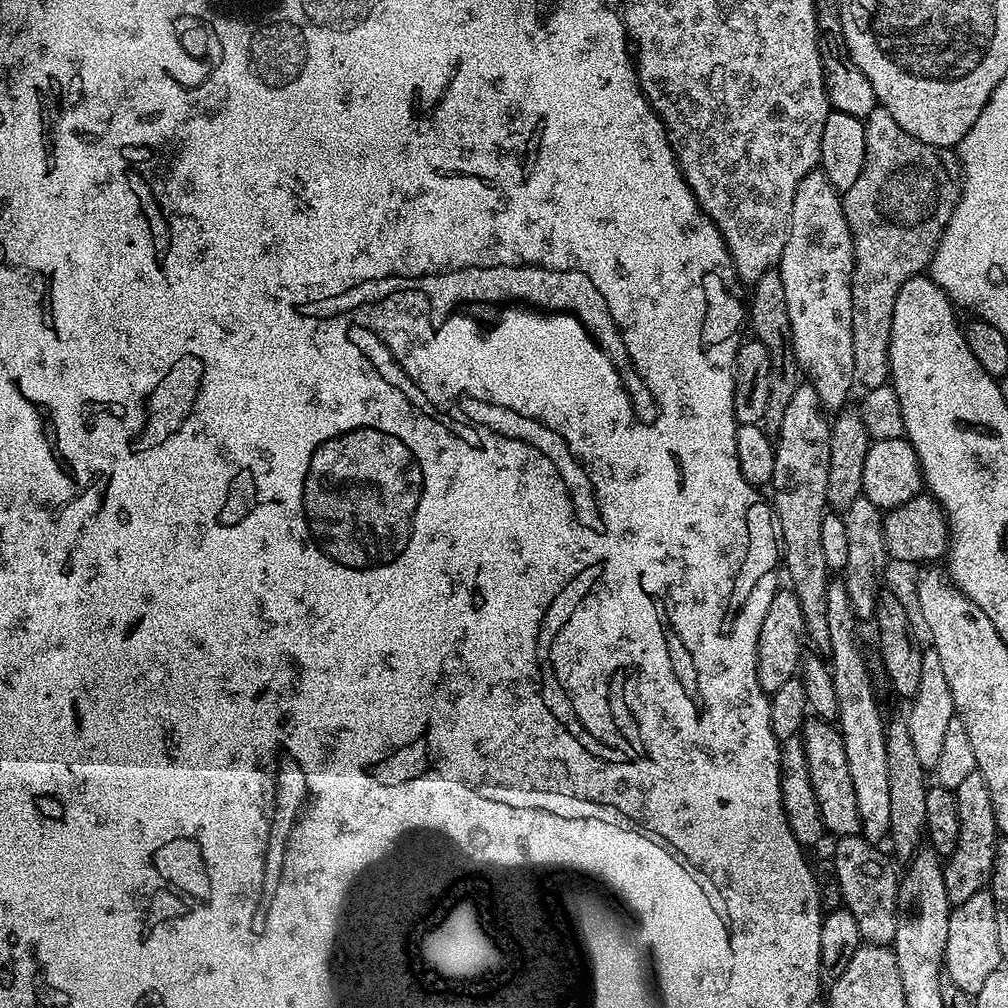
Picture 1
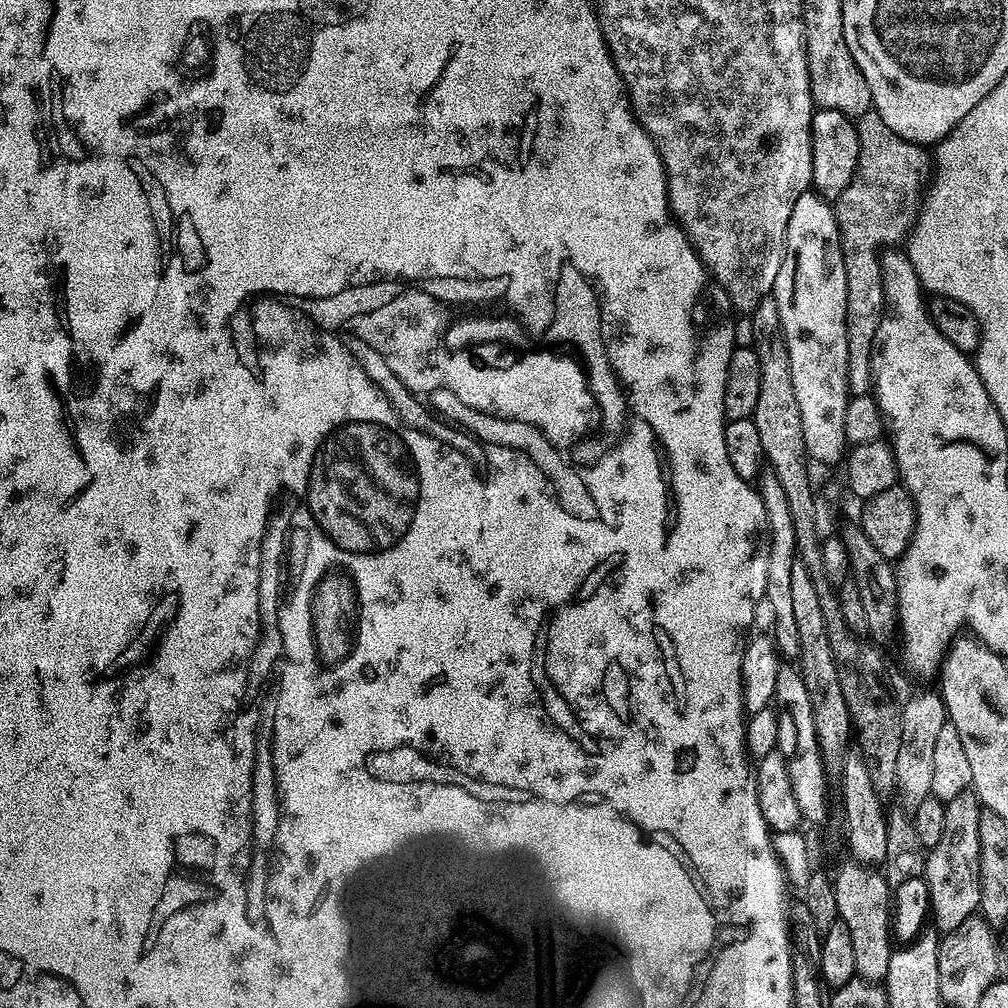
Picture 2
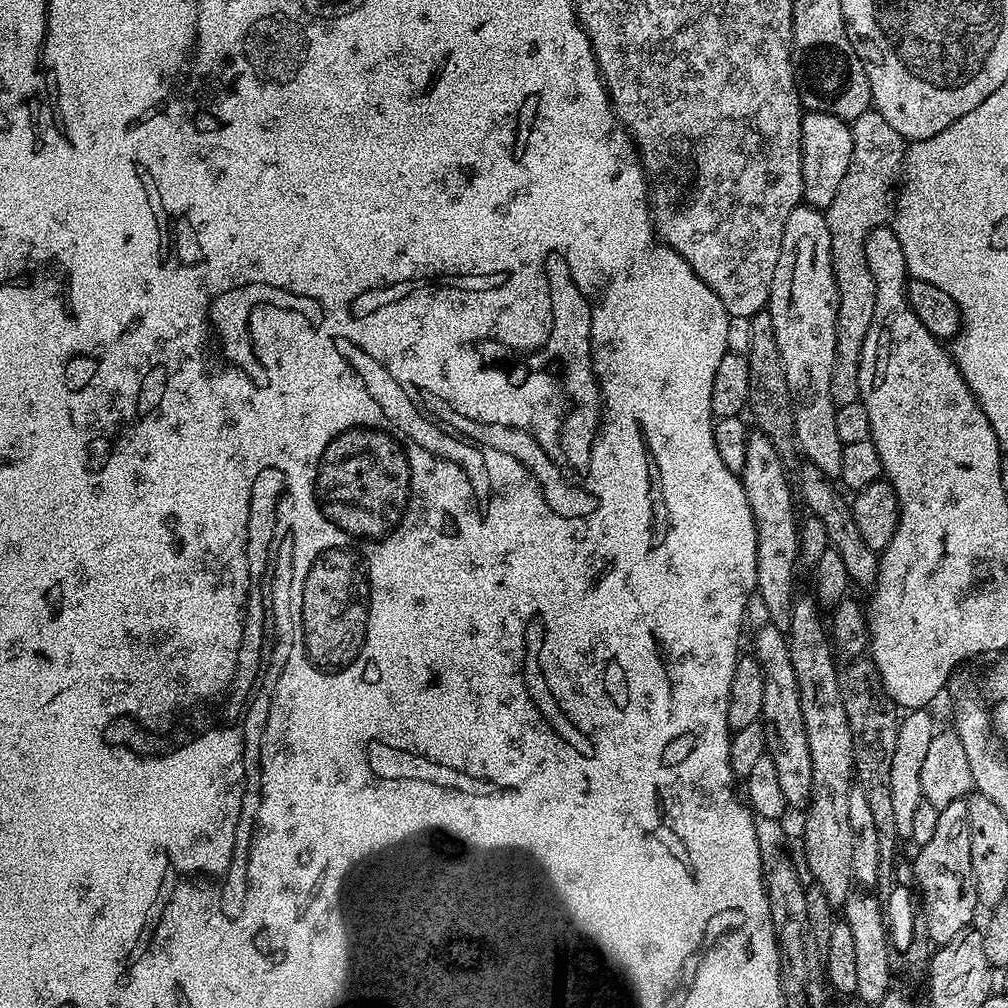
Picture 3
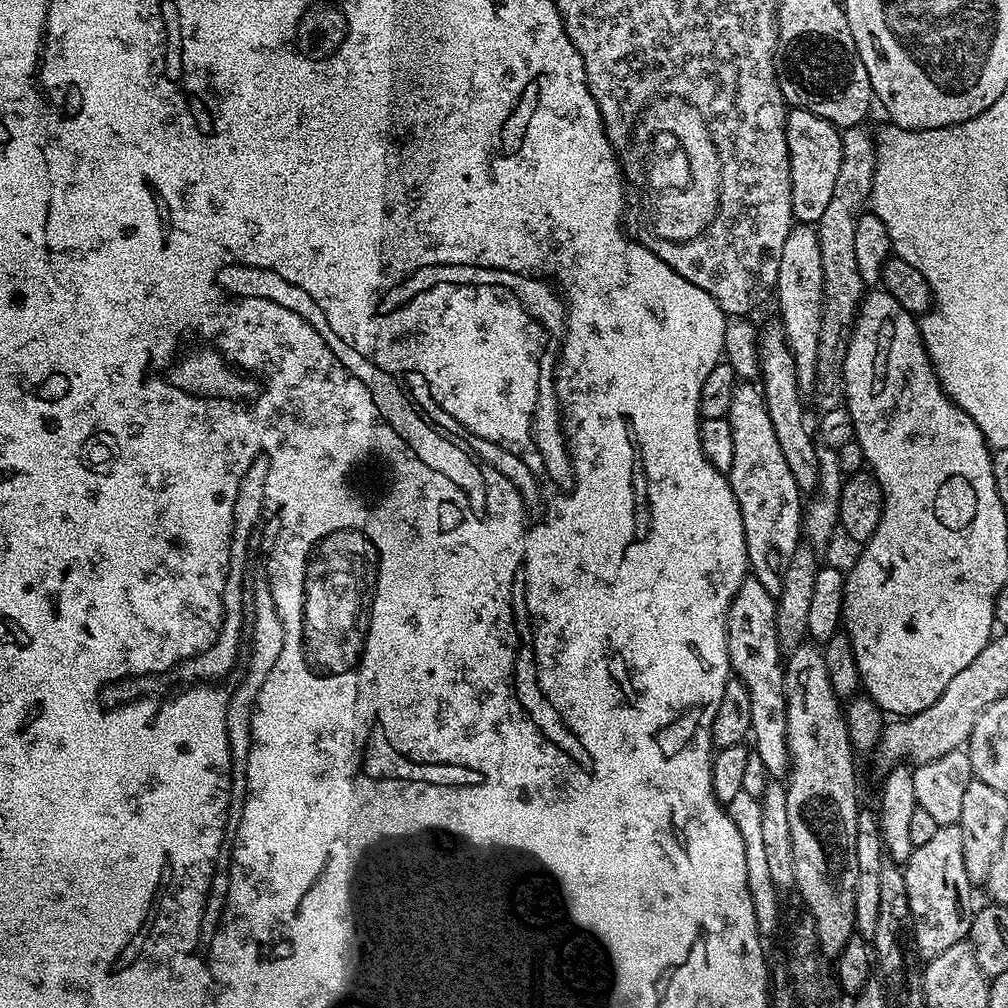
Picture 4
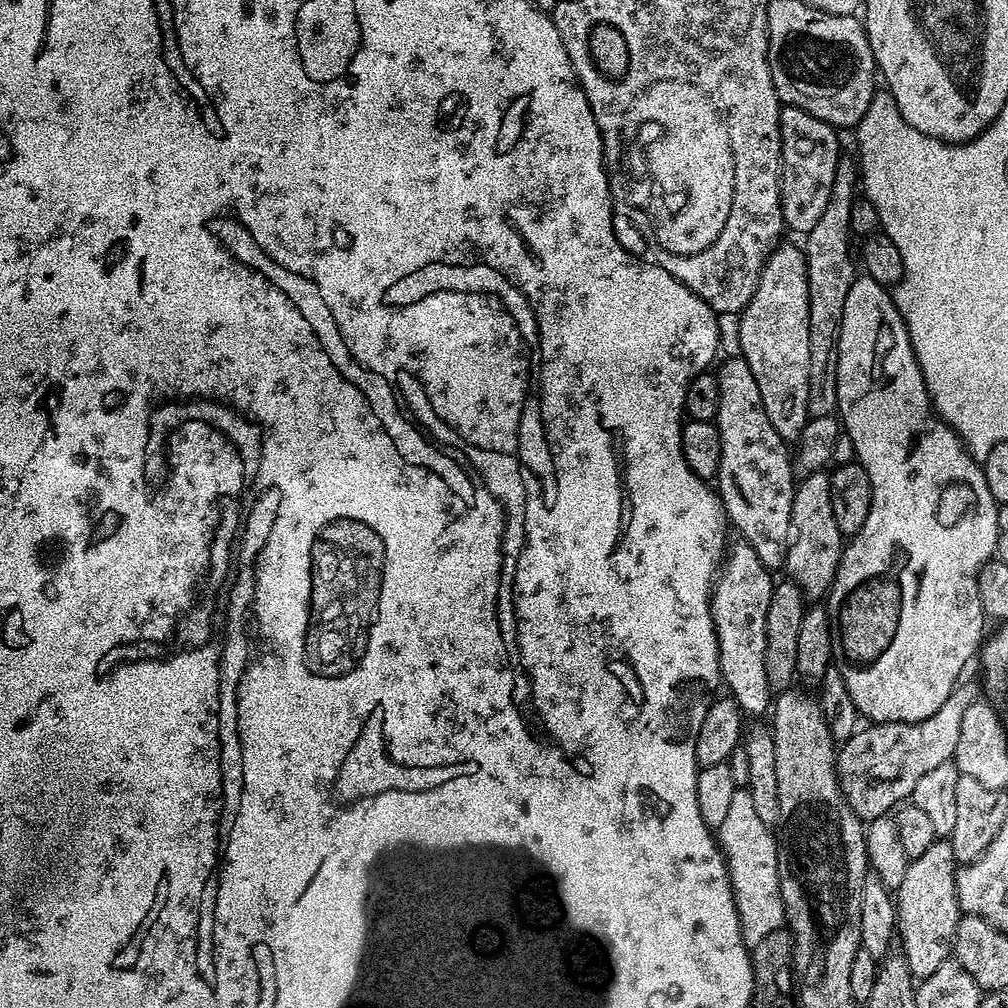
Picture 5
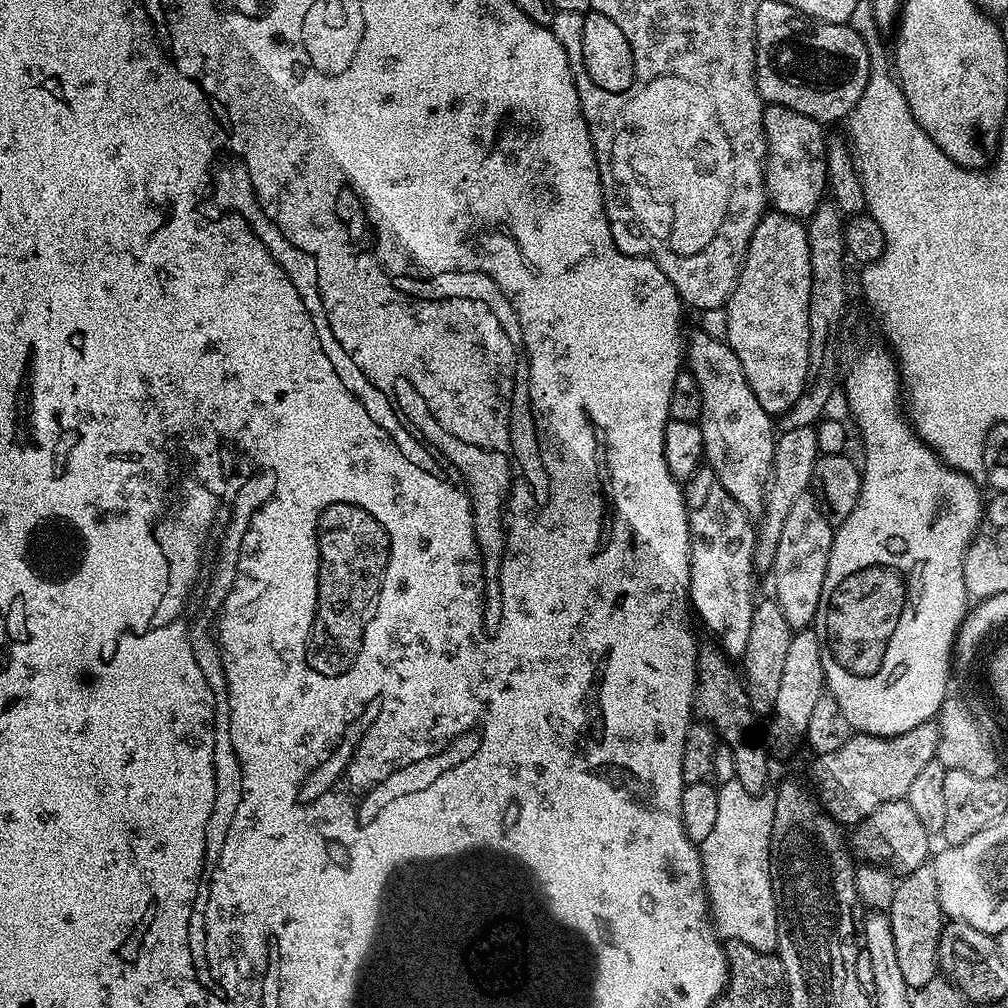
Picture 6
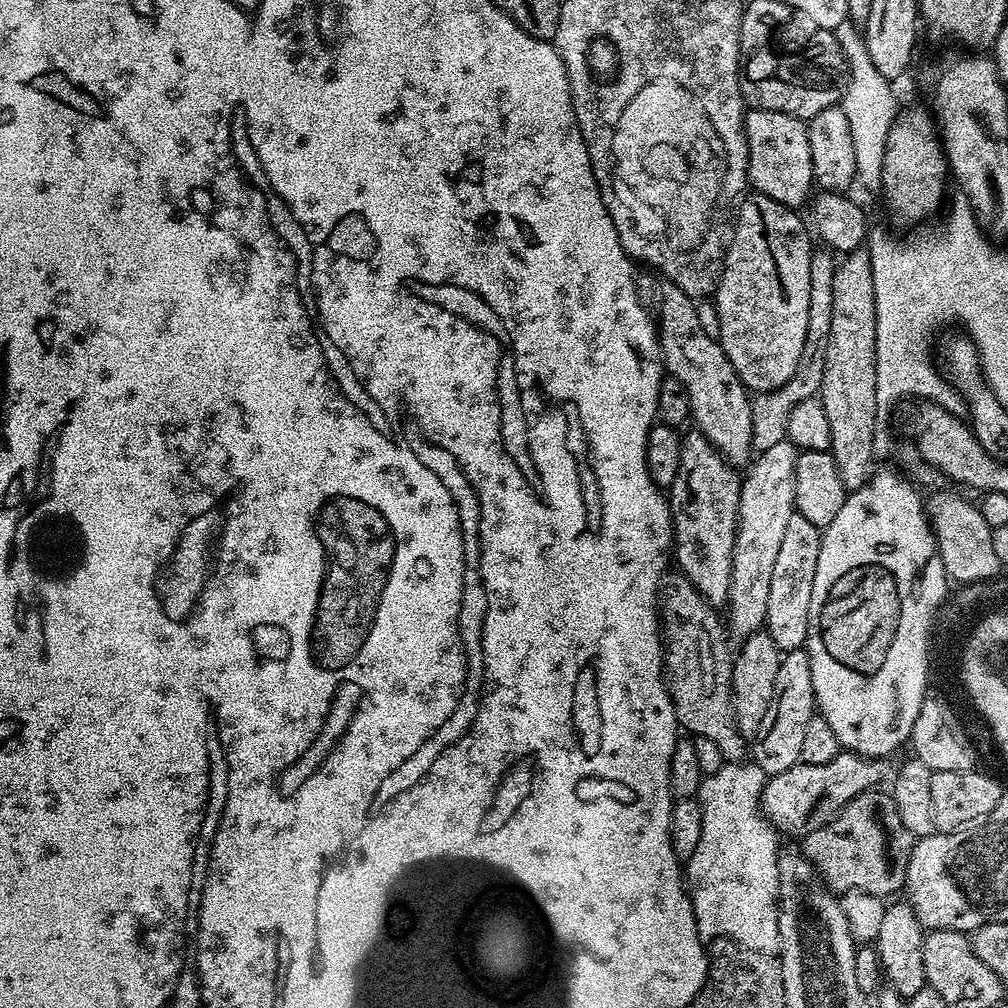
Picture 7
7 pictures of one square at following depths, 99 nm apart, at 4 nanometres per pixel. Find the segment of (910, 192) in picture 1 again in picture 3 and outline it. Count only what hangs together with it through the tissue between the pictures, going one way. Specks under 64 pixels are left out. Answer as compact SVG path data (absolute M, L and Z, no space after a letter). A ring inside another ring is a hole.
M875 110L858 114L858 118L850 123L854 138L850 167L846 169L846 178L842 178L842 186L838 186L838 194L834 194L834 202L830 202L824 212L826 226L830 226L830 254L838 286L838 322L834 330L836 361L834 378L830 380L830 396L837 408L860 399L858 366L862 358L862 342L866 342L866 330L870 330L870 318L874 318L876 297L874 274L870 274L866 262L866 238L870 230L889 223L894 185L902 176L906 147L904 137Z

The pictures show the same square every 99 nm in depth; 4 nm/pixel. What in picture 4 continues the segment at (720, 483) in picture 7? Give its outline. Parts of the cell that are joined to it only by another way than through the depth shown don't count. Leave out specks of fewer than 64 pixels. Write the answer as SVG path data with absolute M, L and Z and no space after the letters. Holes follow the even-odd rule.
M745 578L728 607L728 667L750 694L751 743L769 777L780 782L791 768L786 734L785 657L780 650L776 629L776 597L762 587L762 582Z

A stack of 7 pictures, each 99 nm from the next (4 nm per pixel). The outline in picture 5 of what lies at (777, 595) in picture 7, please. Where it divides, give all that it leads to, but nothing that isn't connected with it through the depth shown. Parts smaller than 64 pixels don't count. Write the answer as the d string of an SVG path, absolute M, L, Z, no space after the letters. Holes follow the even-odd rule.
M824 470L807 473L797 483L794 502L790 506L788 553L784 559L787 579L799 586L805 601L820 602L827 597L828 591L832 589L845 543L846 537L834 518L831 475Z

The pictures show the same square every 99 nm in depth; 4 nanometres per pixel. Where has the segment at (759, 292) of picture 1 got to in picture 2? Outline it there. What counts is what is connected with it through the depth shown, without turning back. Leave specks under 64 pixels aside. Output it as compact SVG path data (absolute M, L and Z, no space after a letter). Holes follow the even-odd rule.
M771 294L764 296L750 314L752 320L752 340L758 354L758 366L762 366L762 383L758 393L758 406L750 418L758 426L762 450L767 467L772 468L775 483L782 486L786 502L790 506L790 518L794 524L796 554L799 563L812 572L820 572L822 537L814 530L814 506L817 493L812 492L812 482L804 473L804 439L802 438L802 414L798 414L798 401L790 379L790 354L786 350L786 338L782 334L782 318L778 318L778 302Z

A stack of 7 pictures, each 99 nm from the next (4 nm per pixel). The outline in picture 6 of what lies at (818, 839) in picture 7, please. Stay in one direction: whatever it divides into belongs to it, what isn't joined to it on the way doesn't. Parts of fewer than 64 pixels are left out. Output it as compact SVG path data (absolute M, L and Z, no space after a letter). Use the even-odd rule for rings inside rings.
M907 799L886 802L855 825L850 832L850 848L861 861L883 866L896 874L907 874L925 867L929 832L918 822L918 814L910 810Z

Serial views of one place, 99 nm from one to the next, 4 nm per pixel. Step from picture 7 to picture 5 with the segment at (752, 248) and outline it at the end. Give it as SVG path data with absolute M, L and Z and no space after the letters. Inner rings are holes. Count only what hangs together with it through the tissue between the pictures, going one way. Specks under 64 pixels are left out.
M780 242L773 247L768 253L768 258L764 262L764 269L760 275L758 286L754 290L754 294L750 298L748 305L744 307L744 311L739 313L740 320L740 348L739 355L743 356L744 361L750 366L750 370L754 373L754 382L758 382L758 391L762 394L762 406L766 406L766 418L770 418L770 426L774 426L774 430L778 430L778 434L786 442L799 441L802 430L810 419L808 415L808 395L810 394L810 386L808 379L810 378L810 310L808 309L808 263L804 257L804 249L799 243L784 244Z

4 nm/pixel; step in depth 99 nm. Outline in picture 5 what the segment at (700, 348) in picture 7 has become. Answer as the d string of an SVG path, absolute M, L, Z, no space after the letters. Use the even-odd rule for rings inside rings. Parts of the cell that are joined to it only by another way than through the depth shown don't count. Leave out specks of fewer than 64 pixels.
M733 355L733 360L728 360L720 369L715 369L714 375L718 382L718 414L715 418L715 426L718 434L722 438L722 460L716 471L715 483L720 483L718 487L718 495L724 504L724 514L728 517L731 527L740 531L739 539L743 543L750 546L750 550L754 550L754 554L758 554L758 559L762 561L762 566L766 566L769 570L778 570L784 568L784 559L788 553L788 535L790 534L790 506L794 502L794 494L796 493L797 481L792 480L794 477L794 460L790 455L789 445L780 437L778 430L774 430L774 426L770 426L770 418L766 418L766 406L762 406L762 394L758 391L758 382L754 382L754 373L750 370L750 366L744 361L743 356Z

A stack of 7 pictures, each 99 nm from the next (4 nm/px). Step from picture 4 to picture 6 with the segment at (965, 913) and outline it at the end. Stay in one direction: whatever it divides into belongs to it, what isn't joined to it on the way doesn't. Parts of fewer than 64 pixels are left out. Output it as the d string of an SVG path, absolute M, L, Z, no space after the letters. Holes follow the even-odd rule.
M931 867L916 868L897 883L894 902L888 907L890 930L894 934L894 947L902 978L906 978L909 990L926 986L926 982L938 976L938 938L946 923L940 911L936 873ZM904 880L904 881L903 881Z

